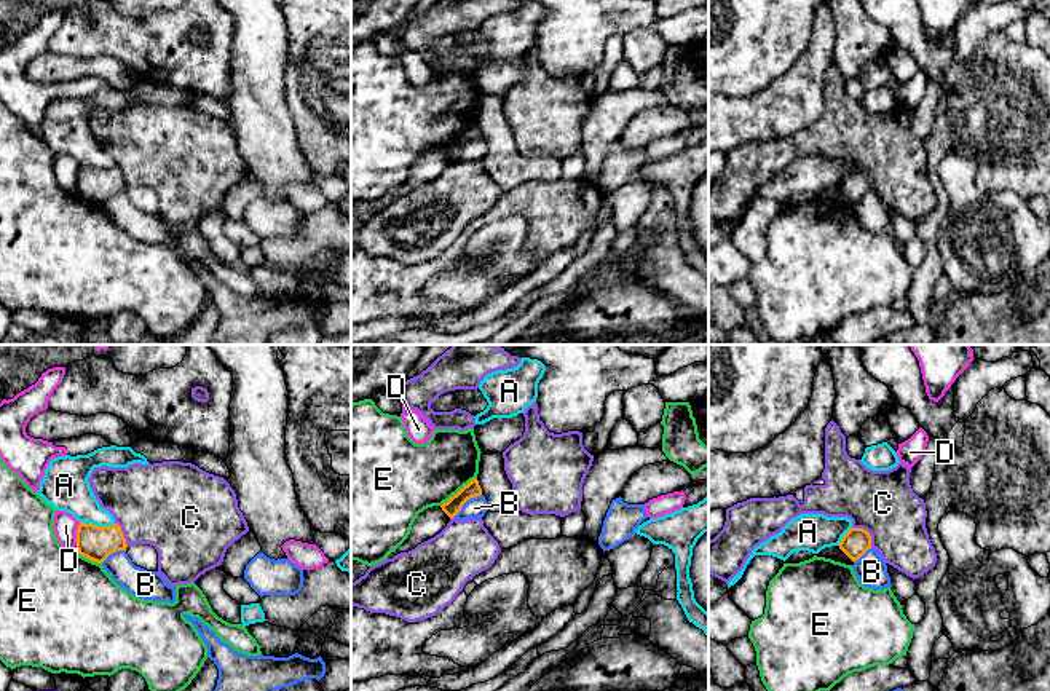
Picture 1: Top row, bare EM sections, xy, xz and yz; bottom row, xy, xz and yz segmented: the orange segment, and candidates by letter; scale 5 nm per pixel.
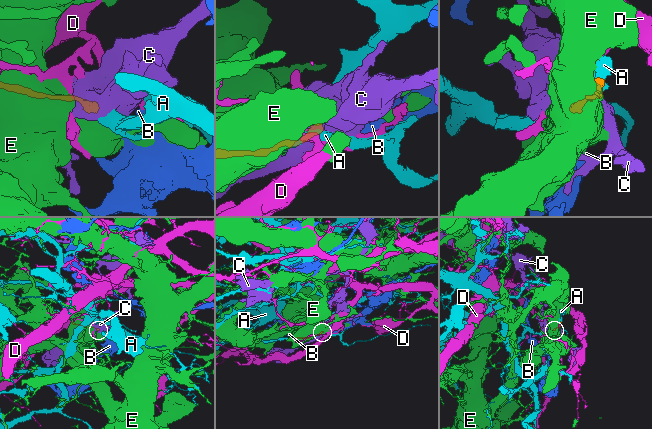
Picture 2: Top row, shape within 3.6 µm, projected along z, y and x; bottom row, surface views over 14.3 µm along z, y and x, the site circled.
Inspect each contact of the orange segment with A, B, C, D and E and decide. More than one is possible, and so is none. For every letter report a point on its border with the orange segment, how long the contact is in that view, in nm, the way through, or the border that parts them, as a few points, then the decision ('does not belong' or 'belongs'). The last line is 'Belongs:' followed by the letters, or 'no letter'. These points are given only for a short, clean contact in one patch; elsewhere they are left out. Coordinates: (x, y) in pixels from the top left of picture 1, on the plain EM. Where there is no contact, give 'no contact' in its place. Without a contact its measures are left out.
A: meets orange in xy at (96, 168); contact 180 nm long; does not belong
B: meets orange in xz at (465, 144); contact 200 nm long; border along xz (481, 136), (469, 141), (452, 160); does not belong
C: meets orange in yz at (867, 174); contact 140 nm long; does not belong
D: meets orange in xy at (77, 176); contact 120 nm long; border along xy (80, 165), (75, 174), (75, 187); does not belong
E: meets orange in xz at (460, 133); contact 240 nm long; does not belong
Belongs: no letter

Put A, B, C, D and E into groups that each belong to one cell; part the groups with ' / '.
A / B / C / D / E

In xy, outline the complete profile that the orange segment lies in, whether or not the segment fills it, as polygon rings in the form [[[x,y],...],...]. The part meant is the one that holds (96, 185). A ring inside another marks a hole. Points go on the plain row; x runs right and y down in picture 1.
[[[80,164],[77,172],[77,192],[80,198],[102,206],[110,196],[126,193],[126,190],[128,187],[118,166],[97,169]]]

